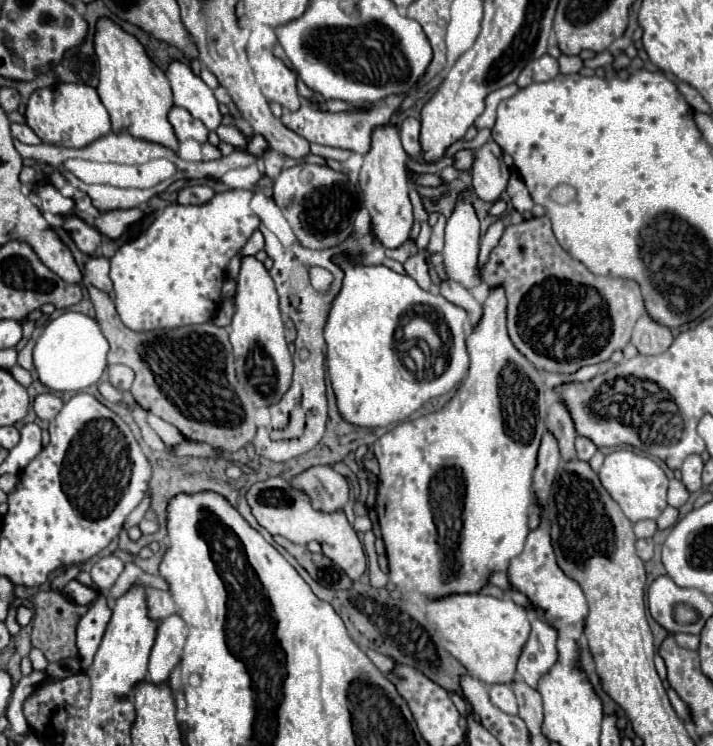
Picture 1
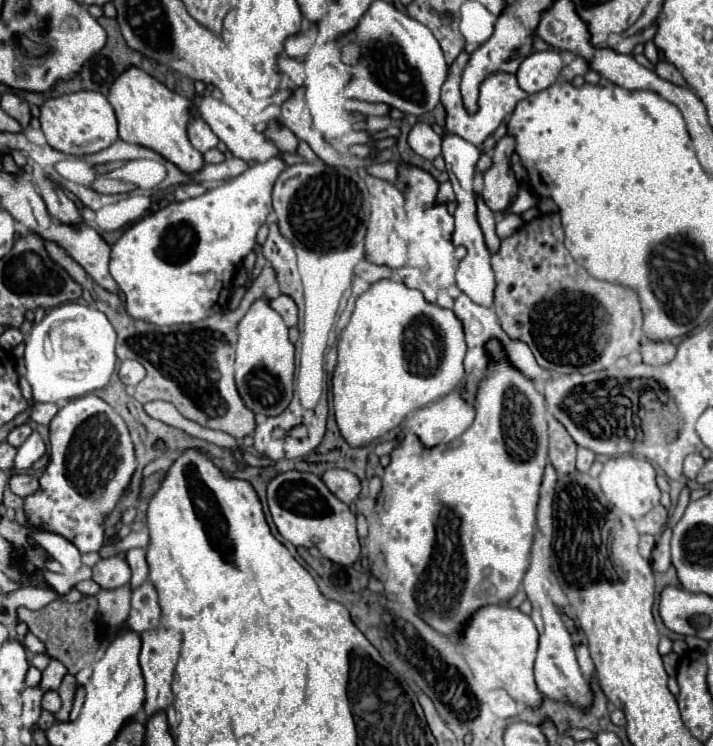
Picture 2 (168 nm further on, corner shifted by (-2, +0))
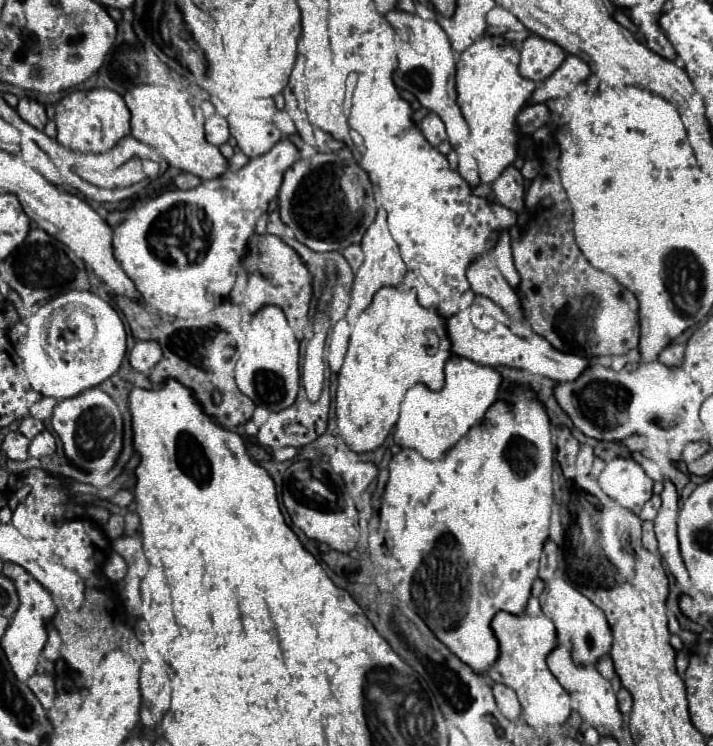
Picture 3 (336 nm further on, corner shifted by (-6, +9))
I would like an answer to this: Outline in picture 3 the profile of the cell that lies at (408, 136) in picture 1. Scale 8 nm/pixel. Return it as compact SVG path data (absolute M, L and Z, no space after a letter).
M427 114L427 116L421 120L419 130L421 130L421 134L425 136L425 140L427 140L431 146L439 146L443 140L447 140L445 126L443 126L443 122L439 120L437 114Z

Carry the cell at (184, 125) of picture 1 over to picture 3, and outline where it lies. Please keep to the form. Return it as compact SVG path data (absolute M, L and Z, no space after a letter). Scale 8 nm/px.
M213 114L213 116L207 118L207 122L205 122L205 140L209 144L215 144L215 146L229 140L229 128L227 128L227 120L223 116Z

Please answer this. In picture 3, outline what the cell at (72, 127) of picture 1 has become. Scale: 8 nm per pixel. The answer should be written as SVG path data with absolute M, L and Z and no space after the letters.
M111 88L93 90L73 90L55 104L55 124L57 142L65 148L79 152L103 152L115 146L123 136L129 134L129 114L127 106Z

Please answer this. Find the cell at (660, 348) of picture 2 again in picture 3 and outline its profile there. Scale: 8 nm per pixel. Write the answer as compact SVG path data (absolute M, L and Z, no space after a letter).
M667 344L659 354L657 354L657 360L663 362L663 364L669 364L669 366L675 366L675 364L681 364L683 360L683 344Z

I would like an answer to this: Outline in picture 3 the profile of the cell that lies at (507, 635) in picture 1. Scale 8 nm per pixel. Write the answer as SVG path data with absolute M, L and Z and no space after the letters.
M497 612L497 616L493 616L491 620L491 628L497 636L499 654L487 670L487 676L493 682L511 686L517 692L519 702L523 706L523 716L533 728L545 728L565 722L571 712L571 696L561 688L561 684L553 678L545 664L545 656L555 646L553 622L543 614L529 616L521 612L521 616L513 616L511 612Z

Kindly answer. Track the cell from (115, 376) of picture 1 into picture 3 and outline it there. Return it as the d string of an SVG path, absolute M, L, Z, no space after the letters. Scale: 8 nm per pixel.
M137 340L135 346L131 348L129 356L127 356L127 362L133 370L137 372L149 372L161 358L161 348L157 342L151 342L151 340Z

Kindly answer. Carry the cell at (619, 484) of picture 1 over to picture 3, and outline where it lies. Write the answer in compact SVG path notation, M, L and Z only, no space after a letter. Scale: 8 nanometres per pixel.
M631 456L611 458L599 476L599 484L621 506L639 512L653 496L653 480Z

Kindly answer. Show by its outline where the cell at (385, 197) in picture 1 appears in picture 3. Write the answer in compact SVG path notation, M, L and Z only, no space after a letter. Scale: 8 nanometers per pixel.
M377 210L377 216L373 220L373 224L369 226L367 234L363 236L361 240L361 248L365 252L365 262L361 264L361 268L357 270L357 276L353 280L353 290L351 290L351 302L347 308L347 316L351 314L359 314L361 310L367 308L367 304L371 302L373 294L381 288L381 286L387 286L391 284L393 278L403 278L407 268L405 268L405 262L401 260L401 254L397 252L397 242L393 240L391 232L389 232L389 226L387 226L387 212L385 210Z

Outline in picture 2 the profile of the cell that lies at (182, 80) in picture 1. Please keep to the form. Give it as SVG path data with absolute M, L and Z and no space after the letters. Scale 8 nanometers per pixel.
M205 93L203 97L197 95L193 101L195 101L195 107L197 107L199 115L211 125L213 133L227 145L227 149L233 153L233 157L239 157L239 159L243 159L243 161L247 161L247 163L249 163L249 161L261 163L261 161L267 161L267 159L279 155L279 157L283 157L283 160L289 166L302 162L302 157L297 154L283 153L271 139L265 137L265 133L259 133L249 121L245 121L245 119L243 119L239 113L235 113L229 105L213 99L209 93Z

